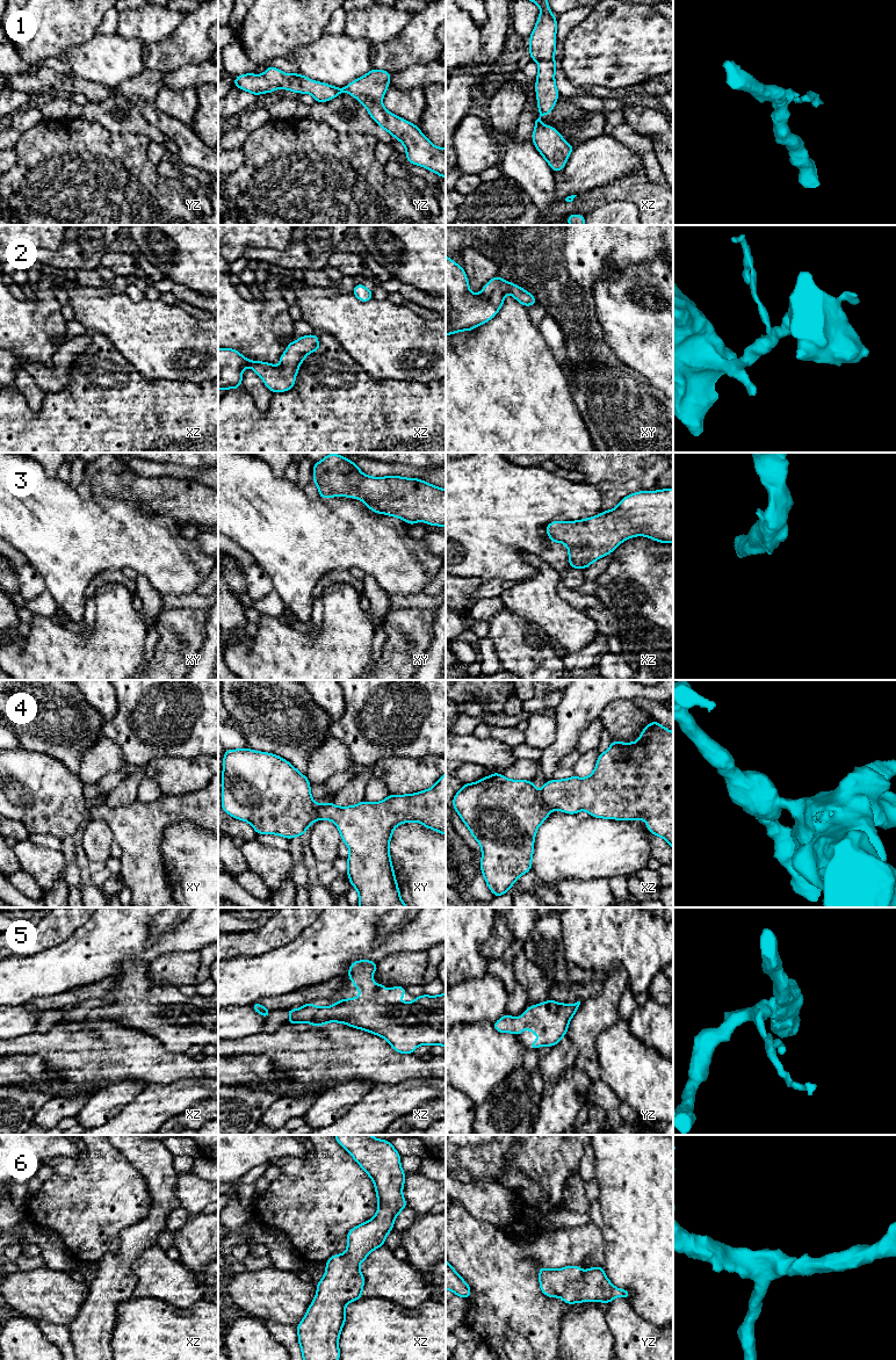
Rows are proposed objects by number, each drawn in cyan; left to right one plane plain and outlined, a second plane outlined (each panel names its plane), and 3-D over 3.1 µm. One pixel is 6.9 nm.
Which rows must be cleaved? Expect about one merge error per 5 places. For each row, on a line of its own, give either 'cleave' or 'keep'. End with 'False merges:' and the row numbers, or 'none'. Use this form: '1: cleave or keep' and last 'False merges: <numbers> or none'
1: keep
2: keep
3: keep
4: cleave
5: keep
6: keep
False merges: 4

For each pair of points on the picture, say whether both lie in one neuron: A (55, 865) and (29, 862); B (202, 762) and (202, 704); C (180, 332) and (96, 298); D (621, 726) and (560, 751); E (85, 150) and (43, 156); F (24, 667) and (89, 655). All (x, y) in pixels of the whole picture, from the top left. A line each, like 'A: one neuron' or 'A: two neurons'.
A: one neuron
B: two neurons
C: one neuron
D: two neurons
E: one neuron
F: one neuron

